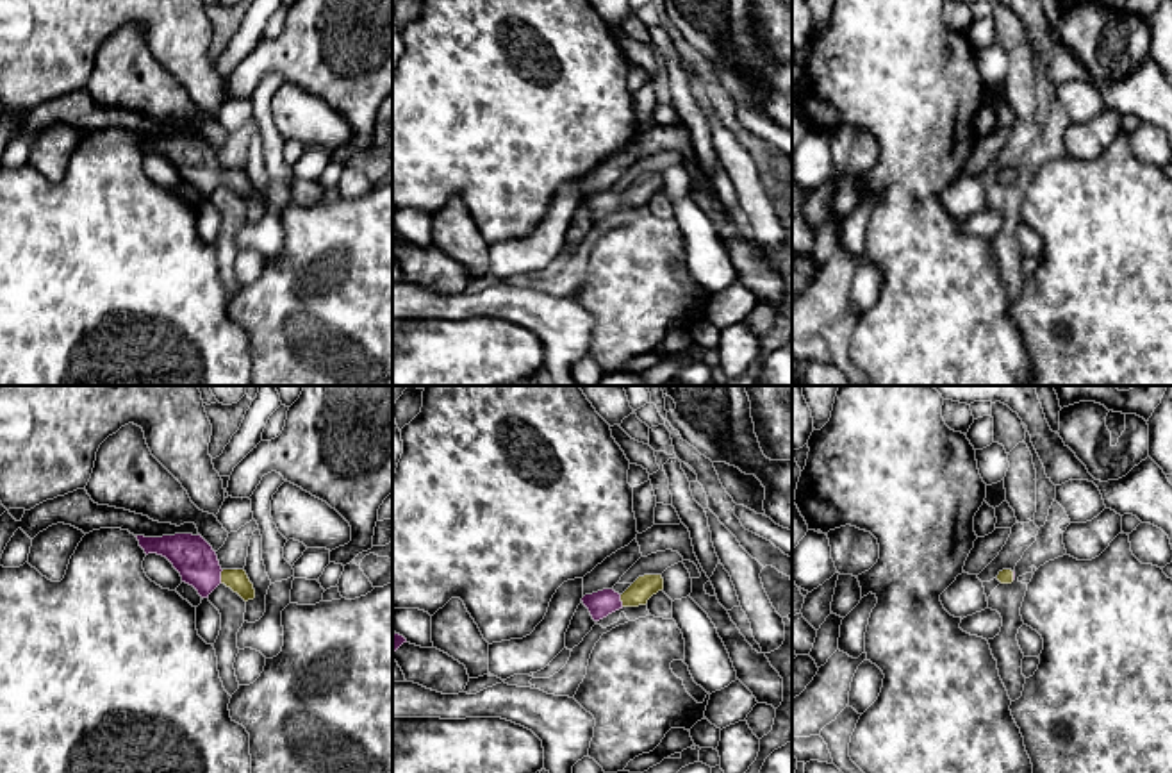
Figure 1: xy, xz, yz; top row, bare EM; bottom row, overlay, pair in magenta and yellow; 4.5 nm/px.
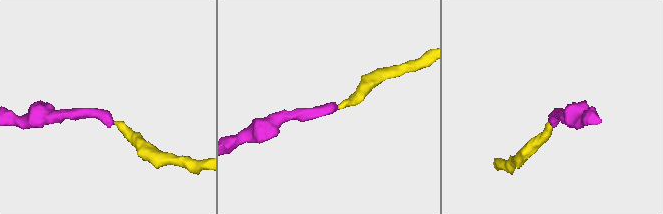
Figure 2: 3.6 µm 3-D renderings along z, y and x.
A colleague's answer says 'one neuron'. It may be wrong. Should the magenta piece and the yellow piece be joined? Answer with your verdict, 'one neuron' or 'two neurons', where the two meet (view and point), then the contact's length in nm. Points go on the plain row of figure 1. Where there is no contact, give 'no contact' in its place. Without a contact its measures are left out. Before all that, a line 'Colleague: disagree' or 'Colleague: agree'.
Colleague: agree
one neuron | xy (220, 177) | 70 nm

